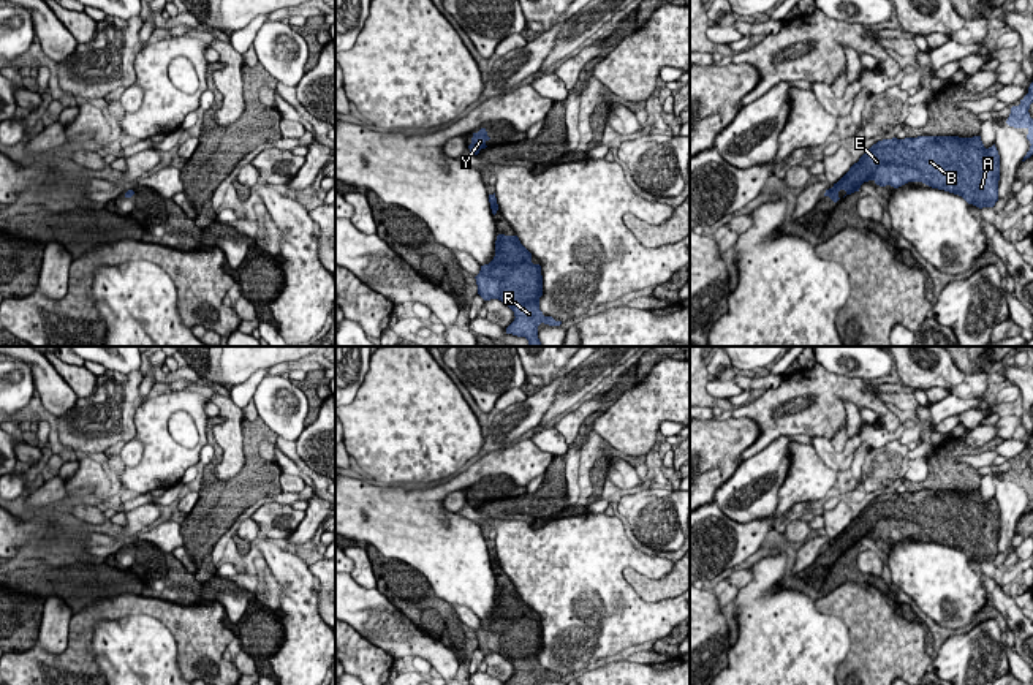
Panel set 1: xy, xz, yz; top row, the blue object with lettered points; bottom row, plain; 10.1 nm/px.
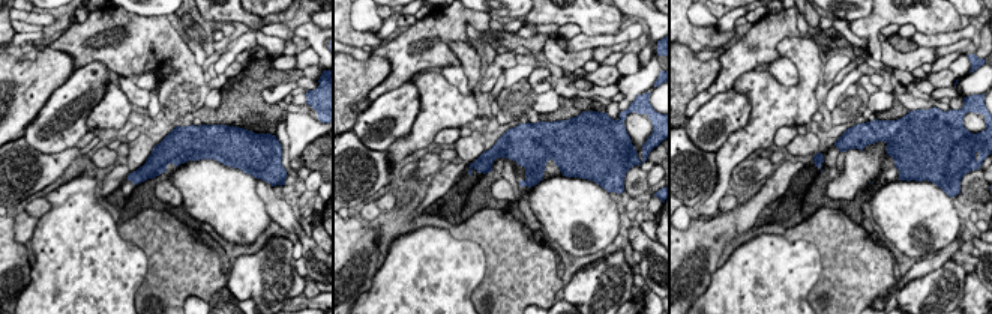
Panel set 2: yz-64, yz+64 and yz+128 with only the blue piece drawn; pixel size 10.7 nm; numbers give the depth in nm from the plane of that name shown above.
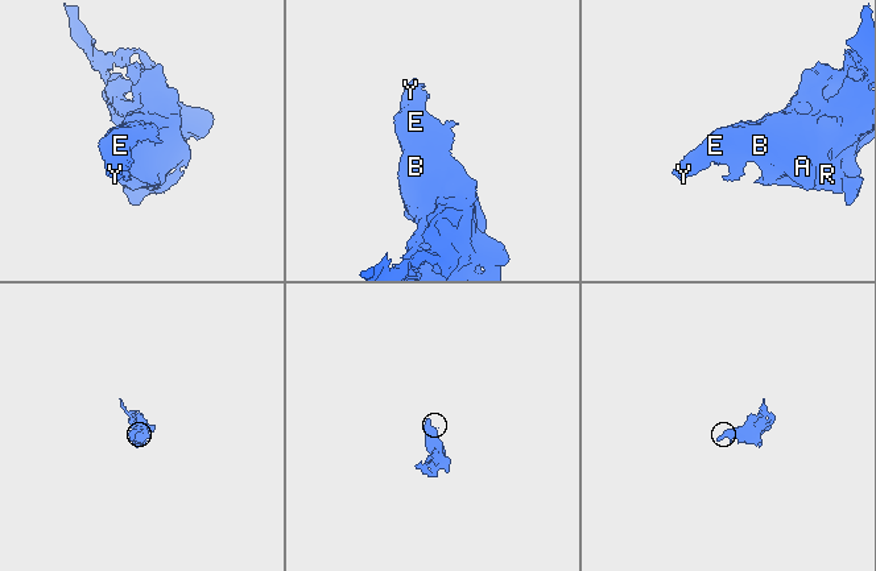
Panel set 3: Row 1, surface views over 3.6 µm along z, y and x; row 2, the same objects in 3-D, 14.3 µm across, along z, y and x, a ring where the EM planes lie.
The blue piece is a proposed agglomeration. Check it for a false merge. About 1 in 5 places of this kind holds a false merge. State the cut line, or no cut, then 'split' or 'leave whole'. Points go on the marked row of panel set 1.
no cut | leave whole

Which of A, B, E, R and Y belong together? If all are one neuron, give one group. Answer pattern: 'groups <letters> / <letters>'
groups A B E R Y

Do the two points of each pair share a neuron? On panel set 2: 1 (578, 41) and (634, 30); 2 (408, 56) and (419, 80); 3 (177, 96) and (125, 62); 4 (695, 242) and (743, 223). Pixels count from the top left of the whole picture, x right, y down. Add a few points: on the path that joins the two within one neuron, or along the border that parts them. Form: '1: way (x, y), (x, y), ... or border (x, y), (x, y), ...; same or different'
1: way (592, 41), (620, 38); same
2: border (428, 69), (417, 71), (407, 80); different
3: way (182, 75), (182, 66), (161, 45), (146, 45); same
4: way (707, 239), (731, 224); same

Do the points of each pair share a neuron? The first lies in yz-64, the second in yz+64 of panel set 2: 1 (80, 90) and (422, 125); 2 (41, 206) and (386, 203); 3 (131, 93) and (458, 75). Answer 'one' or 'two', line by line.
1: two
2: one
3: one

